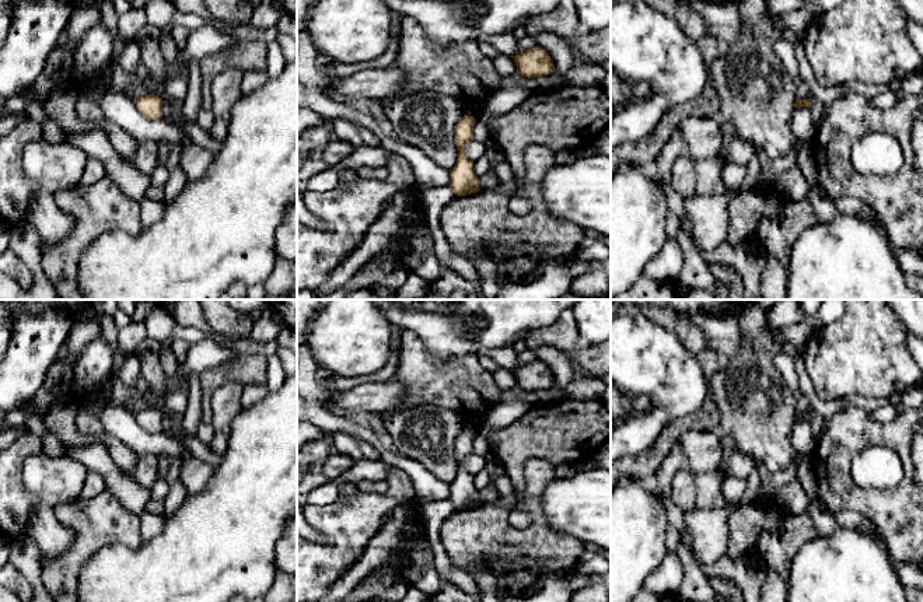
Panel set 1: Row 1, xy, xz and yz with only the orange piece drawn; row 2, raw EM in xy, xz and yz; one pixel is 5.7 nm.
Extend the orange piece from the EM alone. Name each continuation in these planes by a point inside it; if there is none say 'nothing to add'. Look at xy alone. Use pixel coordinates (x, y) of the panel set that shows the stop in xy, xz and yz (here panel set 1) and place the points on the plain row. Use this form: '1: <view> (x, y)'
nothing to add

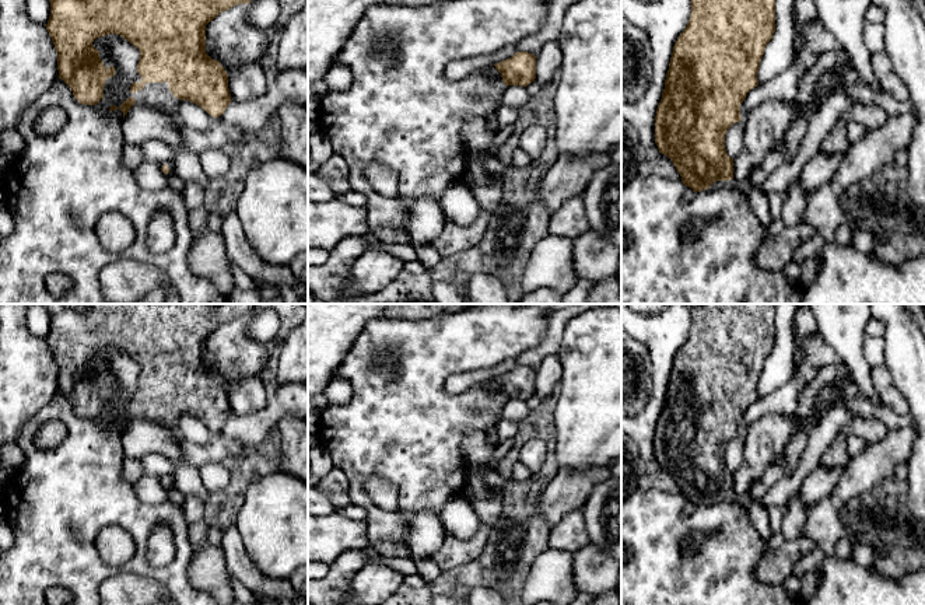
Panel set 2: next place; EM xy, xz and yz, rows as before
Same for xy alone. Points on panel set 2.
1: xy (156, 409)
2: xy (174, 495)

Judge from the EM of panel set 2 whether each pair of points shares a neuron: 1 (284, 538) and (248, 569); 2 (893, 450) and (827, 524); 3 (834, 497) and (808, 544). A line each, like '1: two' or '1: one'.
1: two
2: one
3: two

